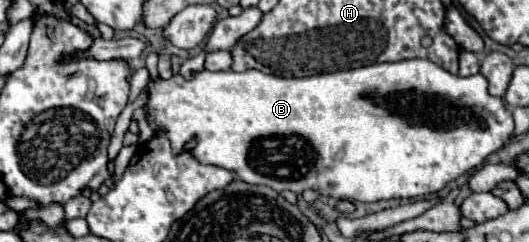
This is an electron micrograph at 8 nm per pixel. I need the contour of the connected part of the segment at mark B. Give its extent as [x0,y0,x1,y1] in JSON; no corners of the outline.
[143,59,513,201]

